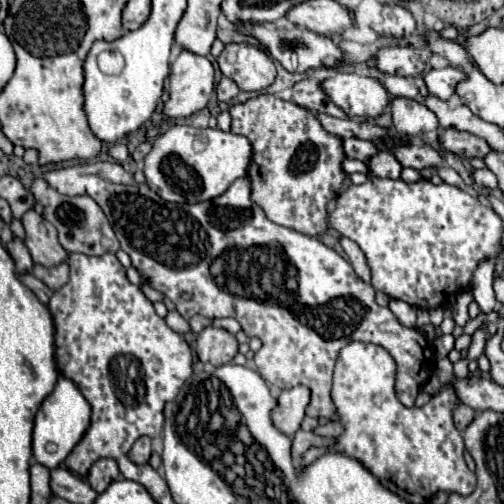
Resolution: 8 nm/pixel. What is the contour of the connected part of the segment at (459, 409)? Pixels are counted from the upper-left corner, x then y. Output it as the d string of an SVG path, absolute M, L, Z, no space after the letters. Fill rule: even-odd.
M456 404L456 408L454 408L454 424L456 424L456 428L462 432L472 422L474 414L476 412L472 408L468 408L466 404Z

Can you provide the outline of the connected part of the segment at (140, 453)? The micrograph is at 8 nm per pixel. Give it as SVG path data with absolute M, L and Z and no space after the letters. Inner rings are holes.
M142 436L134 442L132 450L130 450L130 460L136 464L148 464L150 456L152 456L152 440L148 436Z

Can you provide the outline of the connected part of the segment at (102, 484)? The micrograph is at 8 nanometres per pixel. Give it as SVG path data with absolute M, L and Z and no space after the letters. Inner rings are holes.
M98 460L92 466L92 472L88 474L88 482L98 494L102 494L118 478L120 478L120 470L114 460Z

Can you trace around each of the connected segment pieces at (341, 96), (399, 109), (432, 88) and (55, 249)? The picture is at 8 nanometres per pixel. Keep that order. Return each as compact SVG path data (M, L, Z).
M336 72L322 82L322 90L348 116L376 118L388 106L388 92L376 78Z
M396 96L390 102L390 110L392 110L394 128L402 134L418 136L420 132L438 128L436 114L428 106L416 102L416 100Z
M452 66L424 72L424 82L426 82L428 92L442 98L442 100L446 100L454 94L454 88L460 80L464 80L464 72L460 72Z
M36 210L26 212L22 216L22 224L26 230L24 244L32 254L32 260L44 266L60 264L68 258L68 252L58 244L56 228L44 220Z

